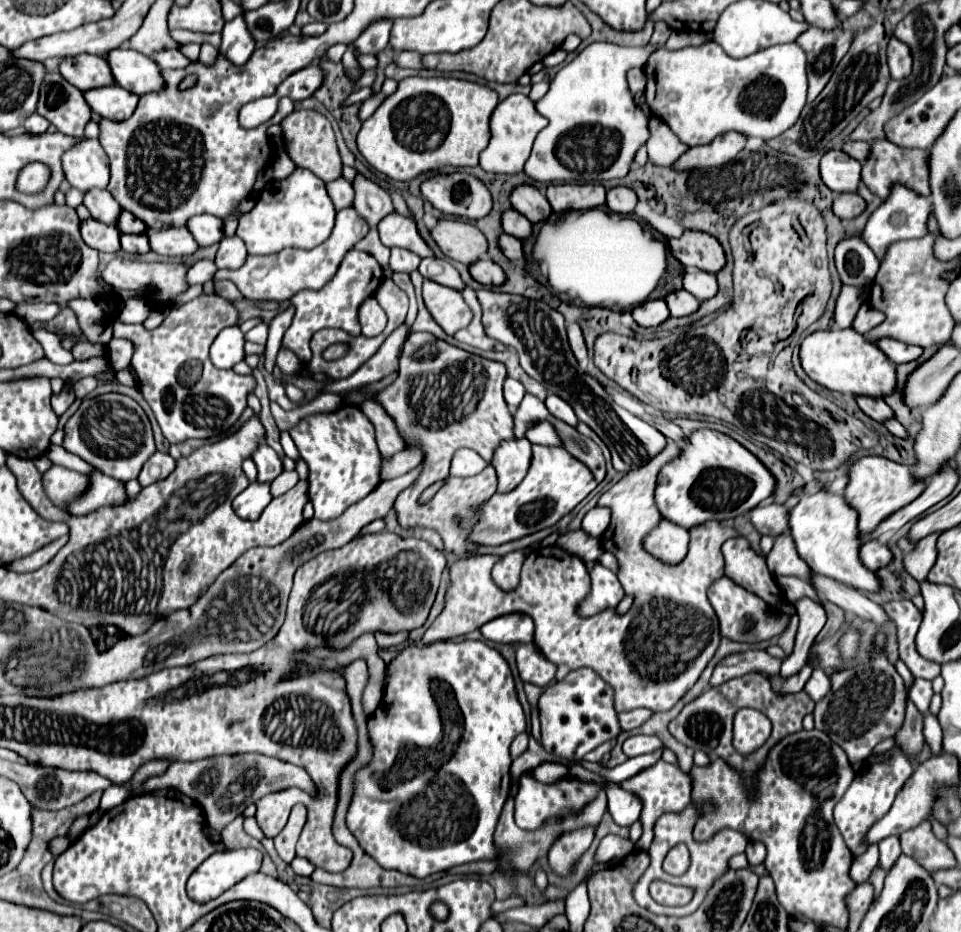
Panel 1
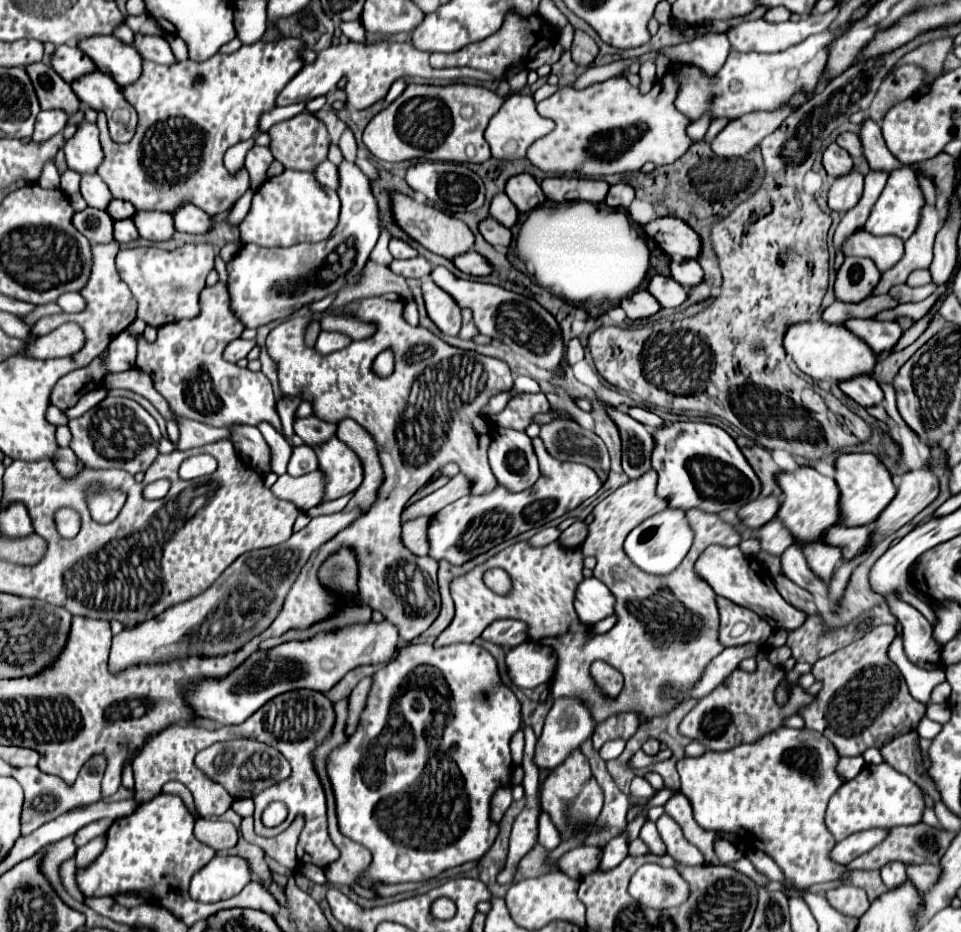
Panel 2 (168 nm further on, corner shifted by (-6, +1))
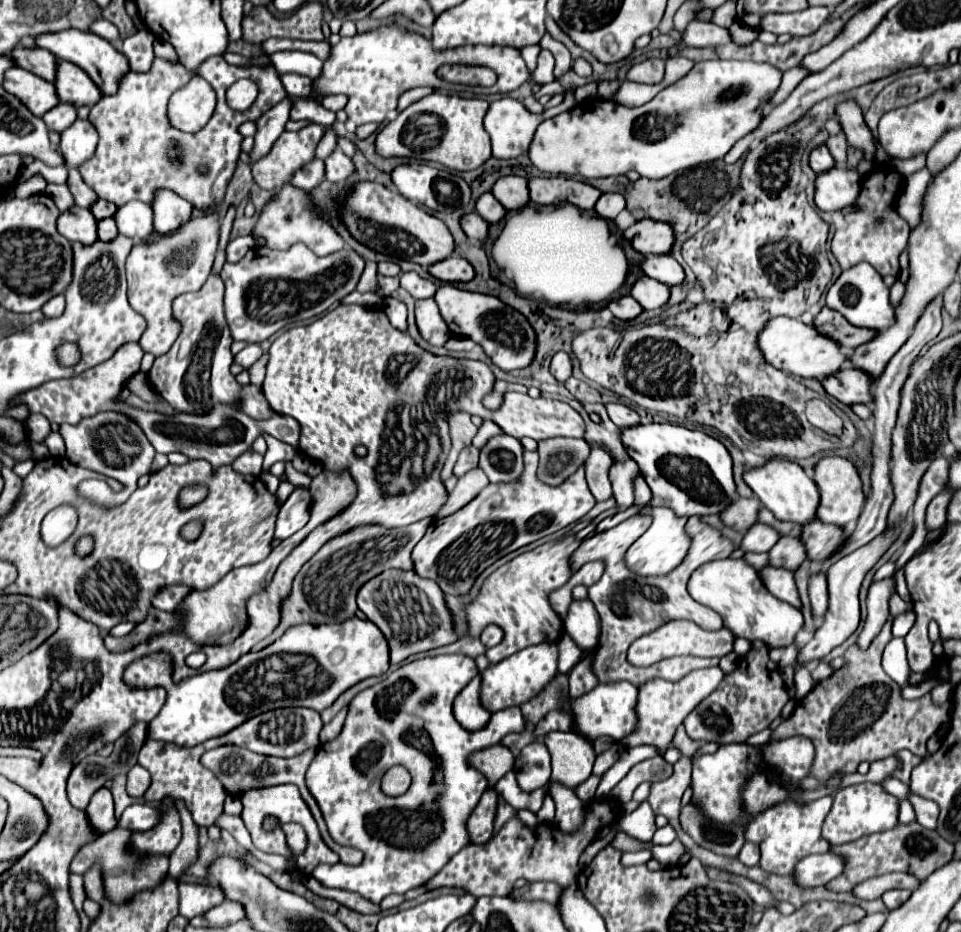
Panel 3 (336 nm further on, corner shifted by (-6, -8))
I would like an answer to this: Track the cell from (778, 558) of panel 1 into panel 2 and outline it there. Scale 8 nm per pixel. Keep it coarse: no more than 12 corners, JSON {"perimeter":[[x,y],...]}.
{"perimeter":[[778,518],[754,530],[764,552],[782,554],[794,544]]}

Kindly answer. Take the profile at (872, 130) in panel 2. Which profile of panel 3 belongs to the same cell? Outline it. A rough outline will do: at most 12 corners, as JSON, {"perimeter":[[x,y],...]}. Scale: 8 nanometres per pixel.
{"perimeter":[[856,101],[838,105],[848,145],[868,159],[876,155],[876,139]]}

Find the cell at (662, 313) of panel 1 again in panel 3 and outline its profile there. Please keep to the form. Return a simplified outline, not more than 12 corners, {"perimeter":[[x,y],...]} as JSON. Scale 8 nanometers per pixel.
{"perimeter":[[630,297],[610,301],[608,309],[622,321],[636,319],[644,309]]}

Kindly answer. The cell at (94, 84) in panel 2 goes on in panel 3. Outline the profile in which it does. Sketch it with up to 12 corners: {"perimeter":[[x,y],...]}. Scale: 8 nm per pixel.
{"perimeter":[[58,61],[60,101],[92,107],[102,91],[74,63]]}

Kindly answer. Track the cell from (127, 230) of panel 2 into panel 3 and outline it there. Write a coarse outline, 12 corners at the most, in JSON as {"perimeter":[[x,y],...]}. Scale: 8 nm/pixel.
{"perimeter":[[114,219],[98,221],[98,239],[116,239],[118,227]]}

